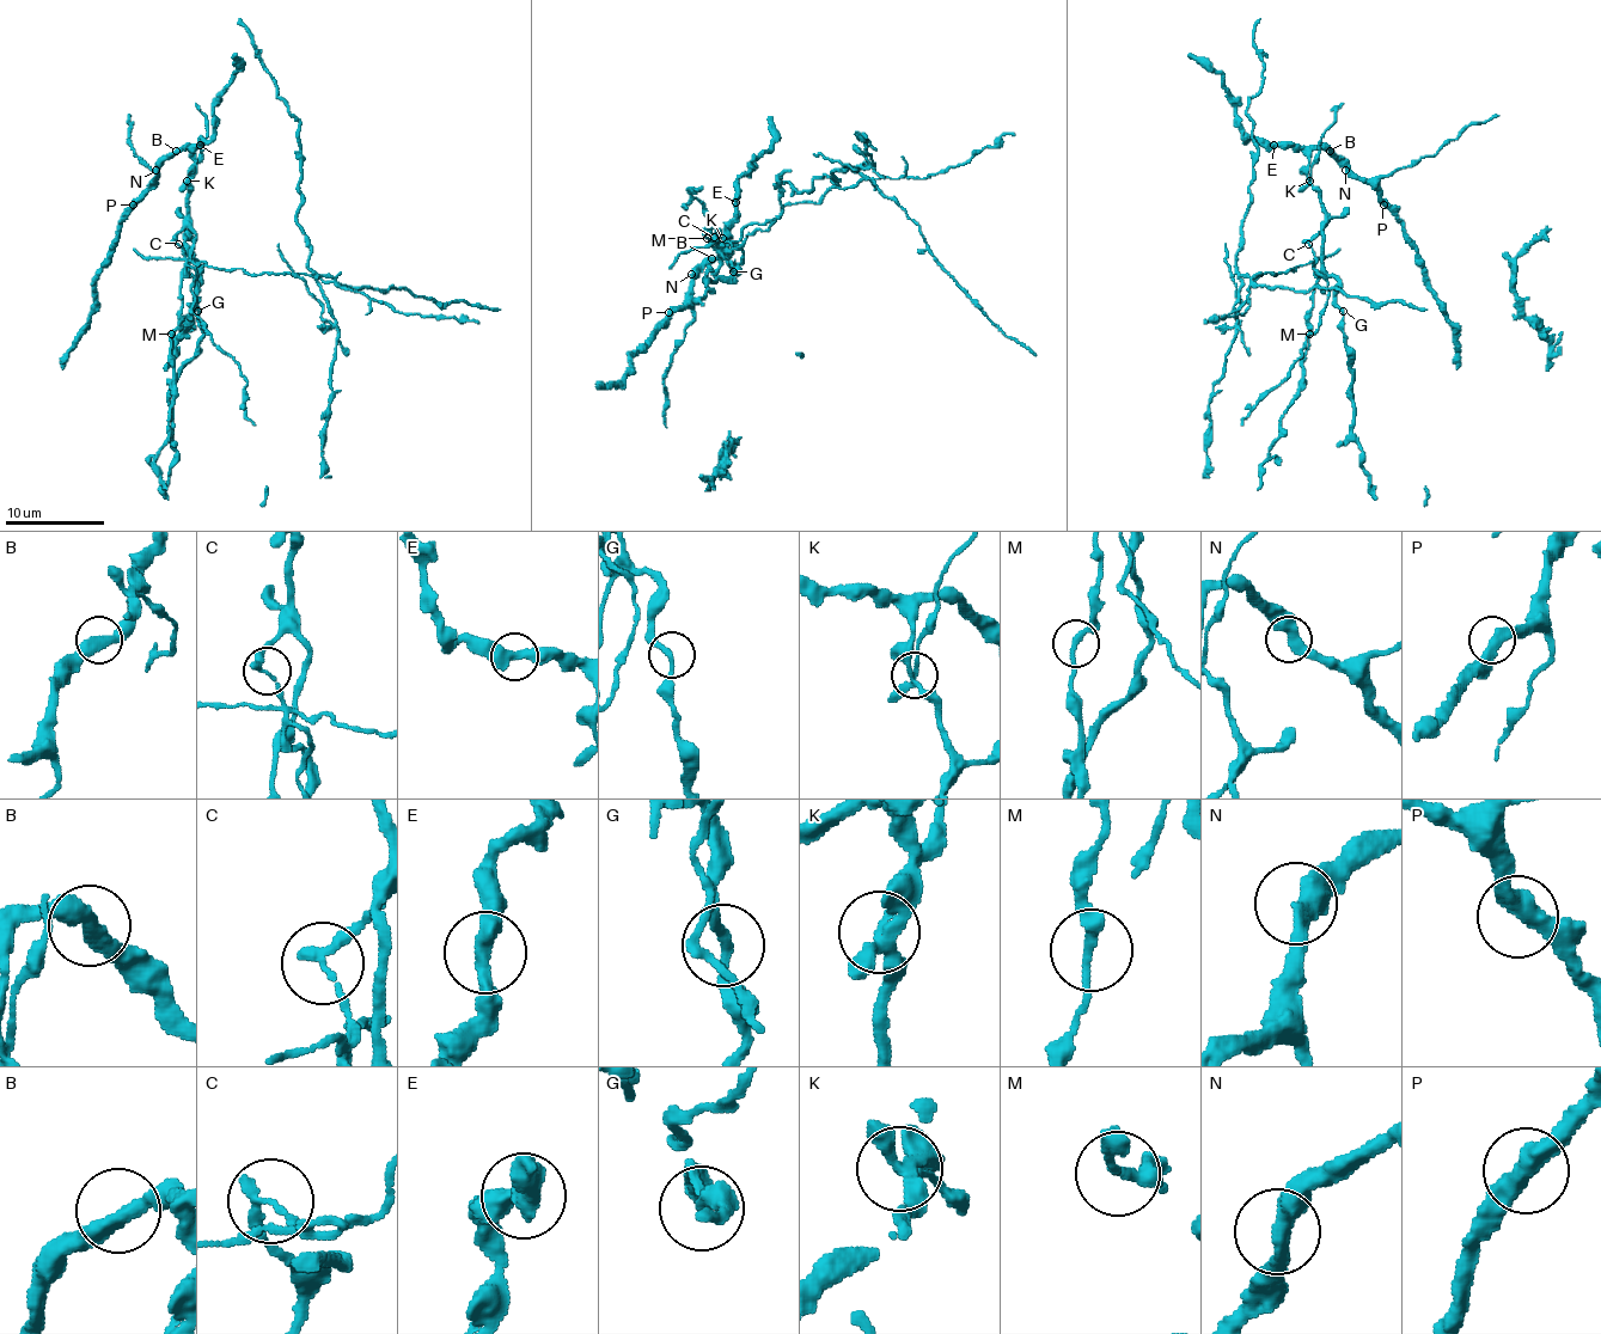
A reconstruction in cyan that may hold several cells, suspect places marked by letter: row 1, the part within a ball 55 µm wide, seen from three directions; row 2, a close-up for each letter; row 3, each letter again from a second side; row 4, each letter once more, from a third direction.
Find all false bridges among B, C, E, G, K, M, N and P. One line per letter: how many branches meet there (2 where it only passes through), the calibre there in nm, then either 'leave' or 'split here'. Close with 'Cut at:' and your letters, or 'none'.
B: branches 2; calibre 400 nm; leave
C: branches 2; calibre 240 nm; split here
E: branches 2; calibre 420 nm; leave
G: branches 2; calibre 200 nm; leave
K: branches 3; calibre 260 nm; split here
M: branches 2; calibre 220 nm; leave
N: branches 2; calibre 420 nm; leave
P: branches 2; calibre 440 nm; leave
Cut at: C, K

